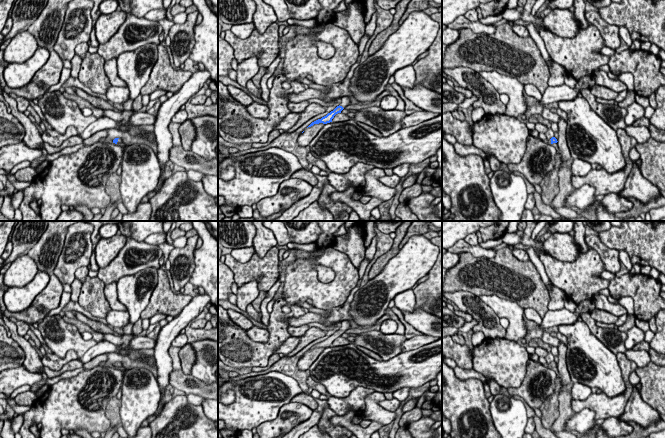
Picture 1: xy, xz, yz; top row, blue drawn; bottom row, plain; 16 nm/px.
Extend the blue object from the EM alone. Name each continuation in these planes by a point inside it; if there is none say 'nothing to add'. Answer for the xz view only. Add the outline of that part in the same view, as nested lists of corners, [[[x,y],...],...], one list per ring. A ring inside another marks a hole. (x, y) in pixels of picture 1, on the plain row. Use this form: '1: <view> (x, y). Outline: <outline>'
1: xz (345, 325). Outline: [[[343,321],[341,323],[341,326],[339,329],[342,330],[343,332],[347,331],[348,329],[350,329],[350,322],[349,321]]]

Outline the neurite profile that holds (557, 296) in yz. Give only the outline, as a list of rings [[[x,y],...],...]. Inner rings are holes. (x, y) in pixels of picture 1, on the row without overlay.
[[[528,248],[526,252],[529,255],[529,260],[535,265],[549,293],[550,301],[548,304],[548,310],[557,310],[564,308],[564,303],[567,299],[565,292],[551,284],[551,281],[545,272],[544,265],[535,253],[535,250],[533,248]]]

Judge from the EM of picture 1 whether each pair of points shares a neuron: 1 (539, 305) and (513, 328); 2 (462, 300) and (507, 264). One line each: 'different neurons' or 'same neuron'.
1: different neurons
2: different neurons

